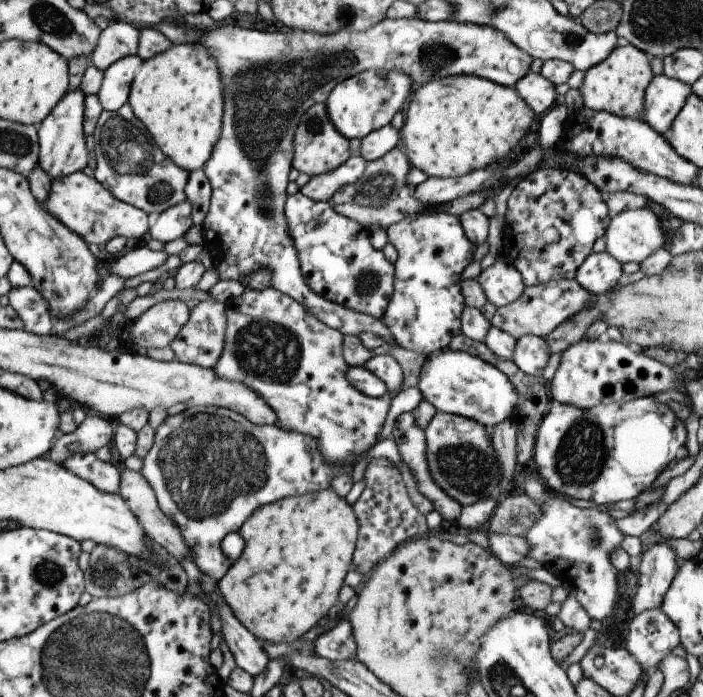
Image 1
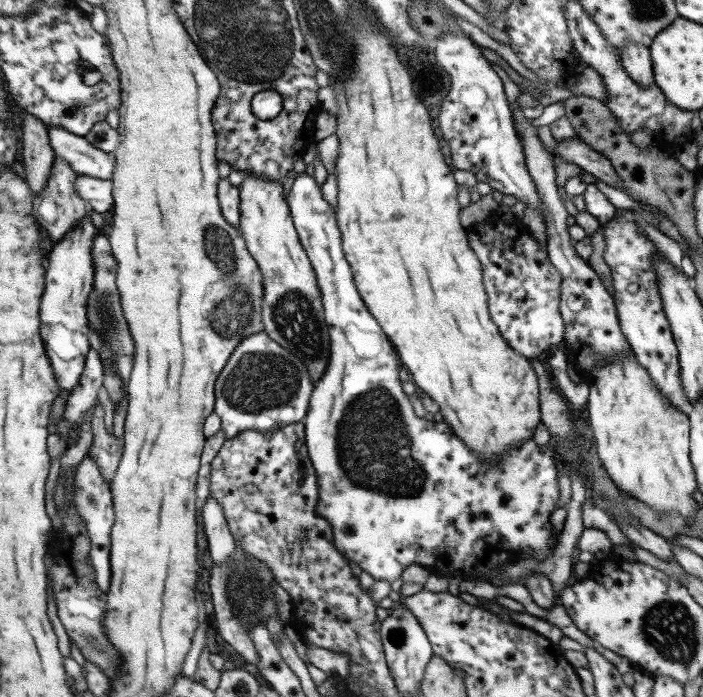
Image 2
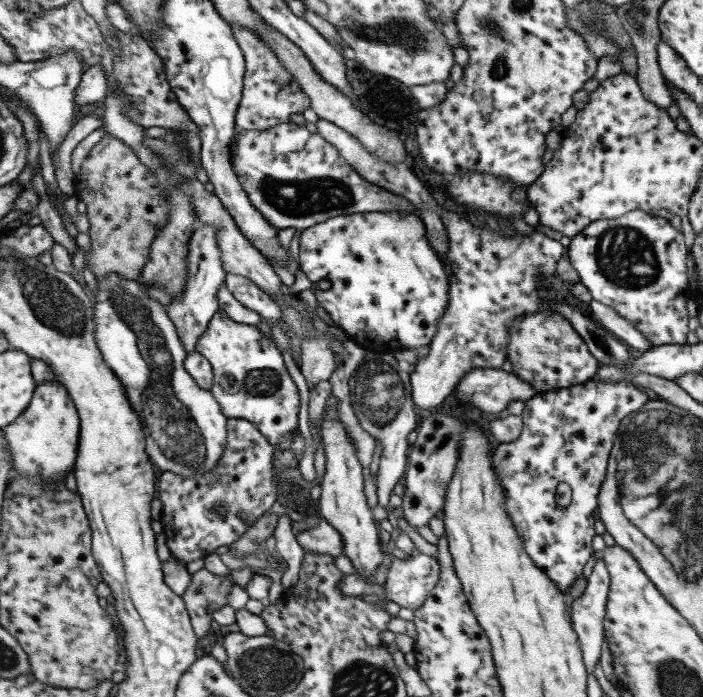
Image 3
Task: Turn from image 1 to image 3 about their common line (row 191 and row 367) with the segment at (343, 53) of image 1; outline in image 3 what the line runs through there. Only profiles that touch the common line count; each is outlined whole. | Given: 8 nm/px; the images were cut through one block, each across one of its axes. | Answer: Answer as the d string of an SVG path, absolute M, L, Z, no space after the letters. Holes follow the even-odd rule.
M218 309L195 342L195 351L210 364L210 392L223 416L251 422L271 446L277 446L281 437L287 437L297 429L297 387L285 370L283 357L275 343L263 336L255 325L234 322L222 309Z

